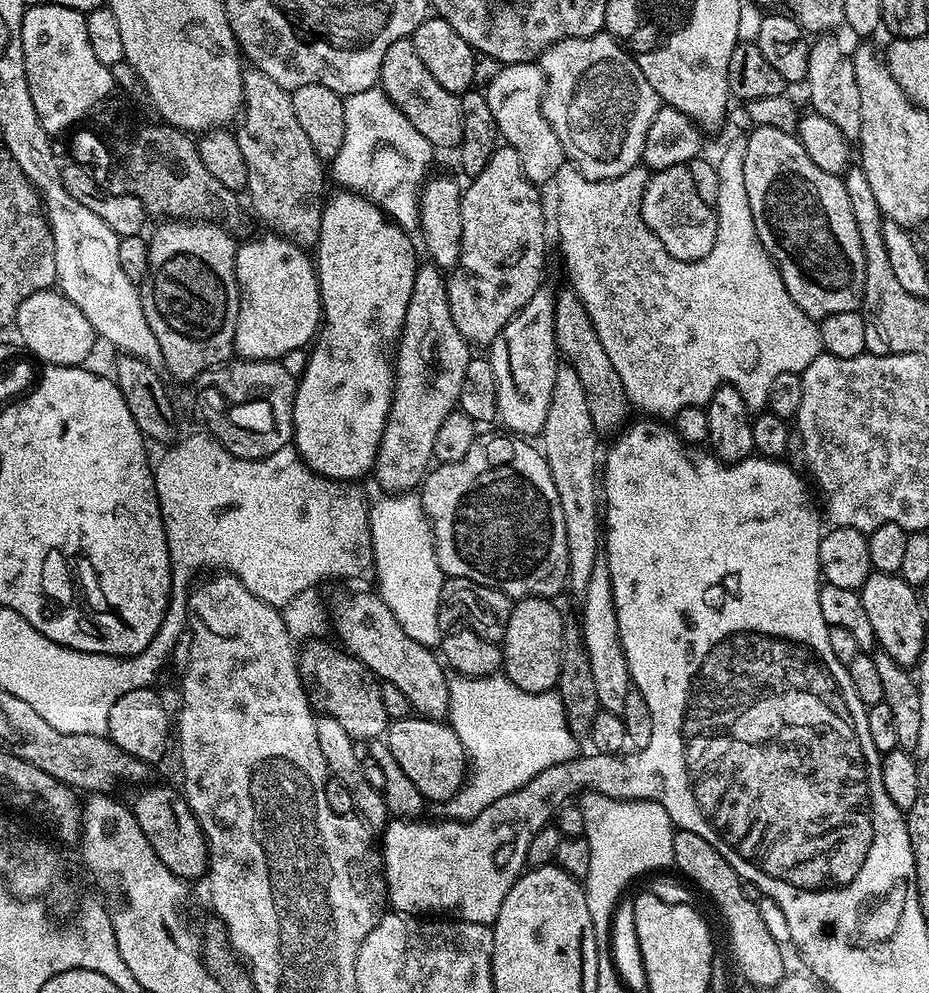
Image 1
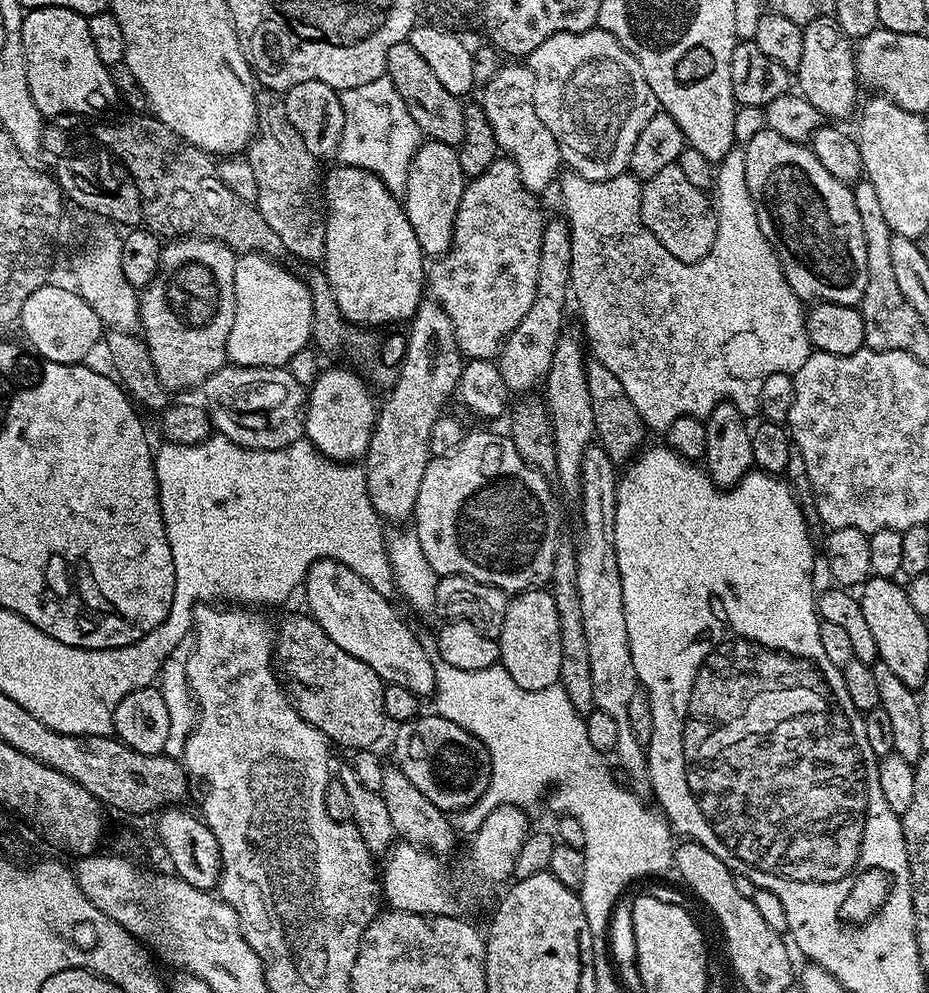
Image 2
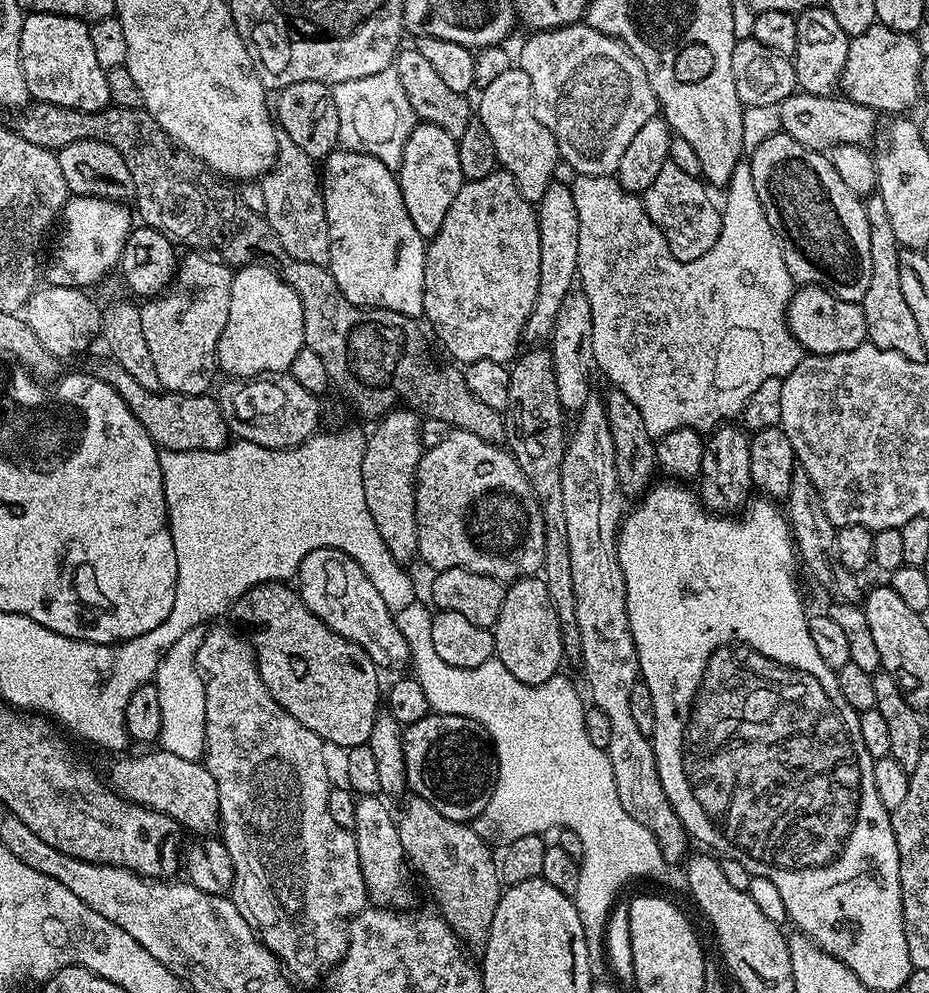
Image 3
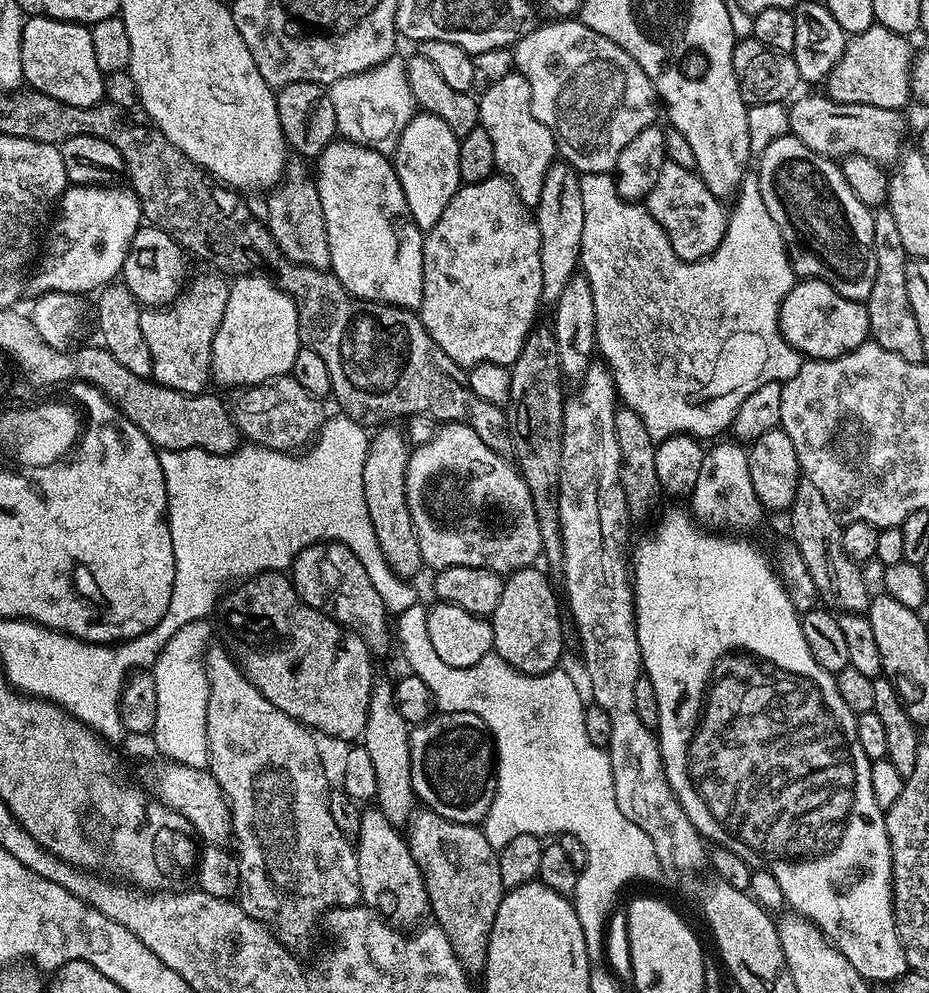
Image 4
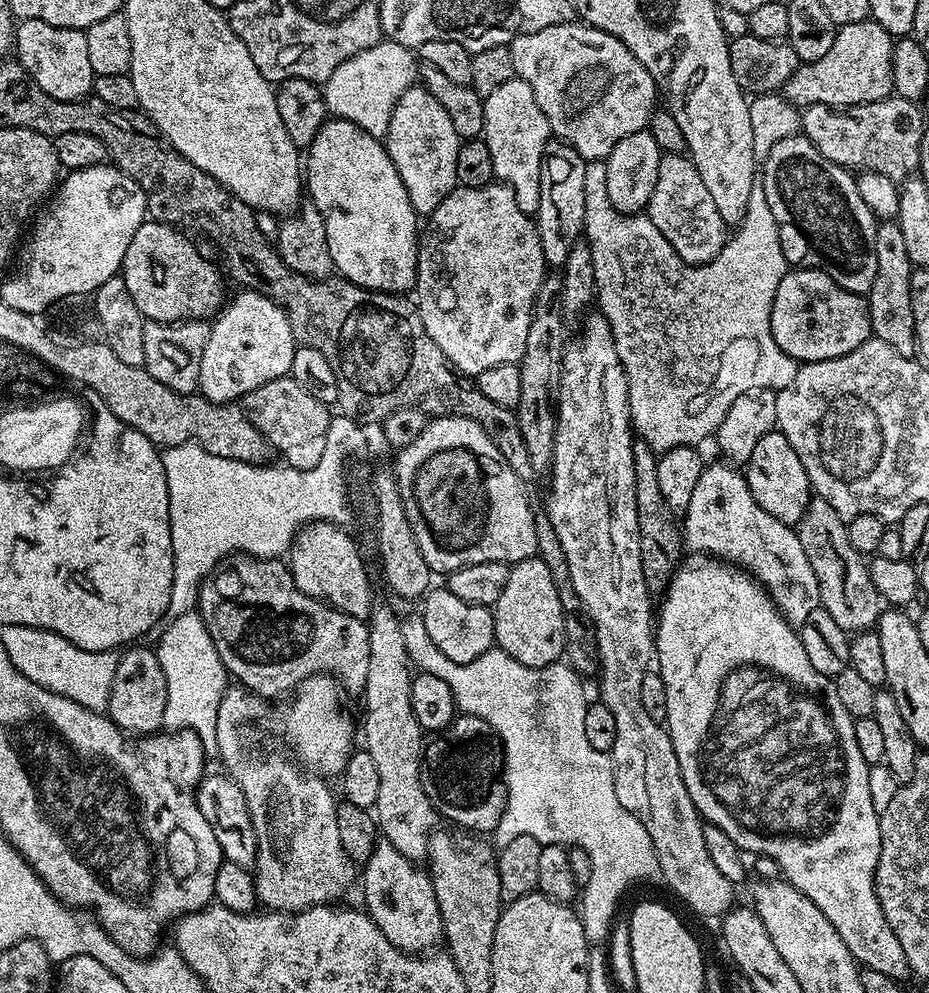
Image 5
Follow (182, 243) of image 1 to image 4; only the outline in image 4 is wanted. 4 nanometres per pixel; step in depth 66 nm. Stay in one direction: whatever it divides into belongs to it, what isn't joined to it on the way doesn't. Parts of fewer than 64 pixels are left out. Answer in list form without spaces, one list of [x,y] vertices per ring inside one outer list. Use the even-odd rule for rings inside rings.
[[[212,280],[208,285],[196,284],[183,291],[163,310],[144,310],[140,314],[142,338],[150,346],[151,379],[157,384],[183,392],[185,396],[199,396],[210,384],[214,334],[226,310],[229,285]]]

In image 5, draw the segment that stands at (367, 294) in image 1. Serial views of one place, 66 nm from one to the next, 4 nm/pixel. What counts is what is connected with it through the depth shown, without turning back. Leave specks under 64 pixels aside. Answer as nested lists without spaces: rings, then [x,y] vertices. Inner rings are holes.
[[[329,118],[306,150],[306,192],[310,203],[324,213],[326,246],[330,246],[333,269],[343,279],[375,292],[404,294],[416,282],[418,214],[402,186],[402,178],[390,158],[387,147],[377,137],[366,134],[354,122]]]

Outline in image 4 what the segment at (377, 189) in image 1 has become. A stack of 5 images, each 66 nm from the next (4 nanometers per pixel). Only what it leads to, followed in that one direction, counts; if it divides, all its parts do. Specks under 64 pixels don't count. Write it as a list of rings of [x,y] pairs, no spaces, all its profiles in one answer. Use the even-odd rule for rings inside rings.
[[[389,58],[346,78],[338,78],[328,88],[334,102],[337,133],[376,152],[395,153],[396,137],[411,122],[418,105],[412,96],[408,69],[403,59]]]

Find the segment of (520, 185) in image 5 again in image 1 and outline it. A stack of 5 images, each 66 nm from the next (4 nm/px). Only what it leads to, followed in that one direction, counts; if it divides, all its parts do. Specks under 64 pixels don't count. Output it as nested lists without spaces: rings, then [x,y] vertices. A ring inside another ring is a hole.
[[[539,63],[506,64],[500,73],[486,86],[490,110],[494,113],[496,125],[503,143],[518,150],[524,172],[537,186],[555,181],[556,171],[566,163],[564,140],[561,133],[544,117],[544,87],[549,77]]]

